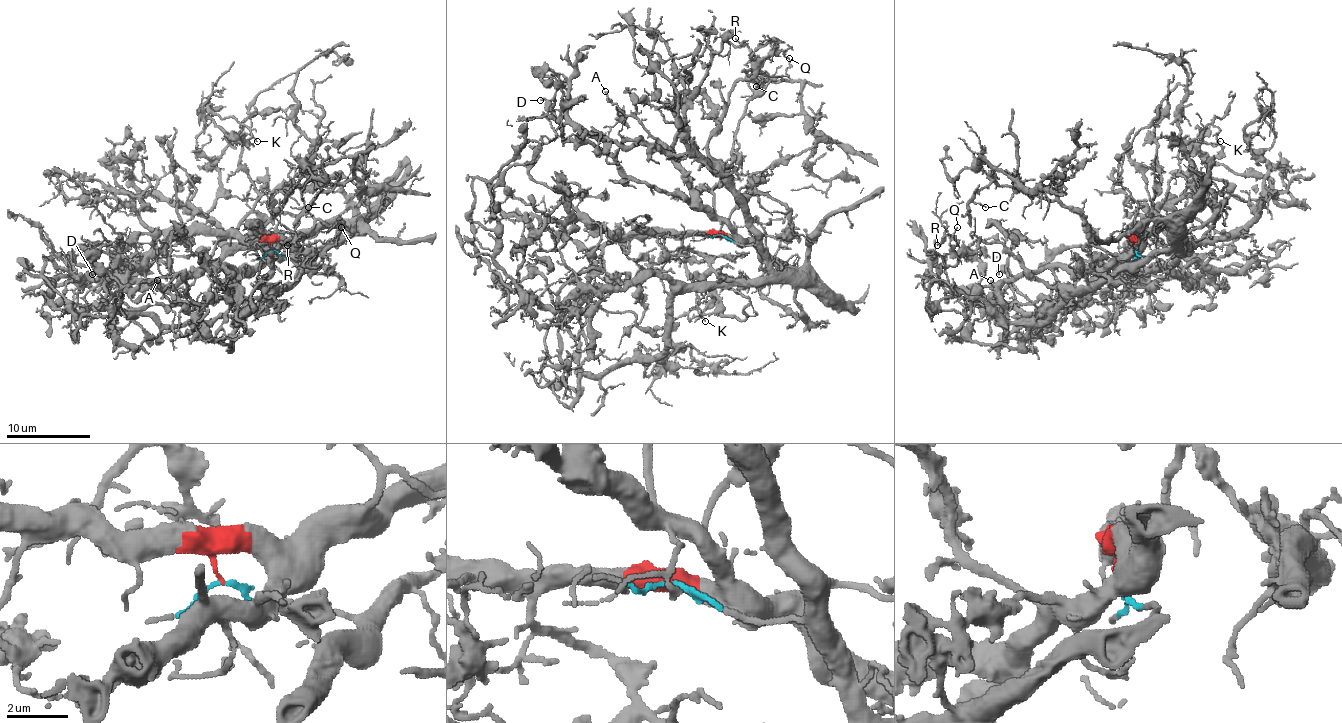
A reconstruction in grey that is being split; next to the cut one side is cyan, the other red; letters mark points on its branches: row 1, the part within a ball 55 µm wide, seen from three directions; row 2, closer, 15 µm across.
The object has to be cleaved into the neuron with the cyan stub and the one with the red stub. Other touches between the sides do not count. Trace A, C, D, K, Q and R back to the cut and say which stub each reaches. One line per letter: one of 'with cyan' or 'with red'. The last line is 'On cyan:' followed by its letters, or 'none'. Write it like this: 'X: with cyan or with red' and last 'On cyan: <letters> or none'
A: with red
C: with red
D: with red
K: with red
Q: with cyan
R: with cyan
On cyan: Q, R

